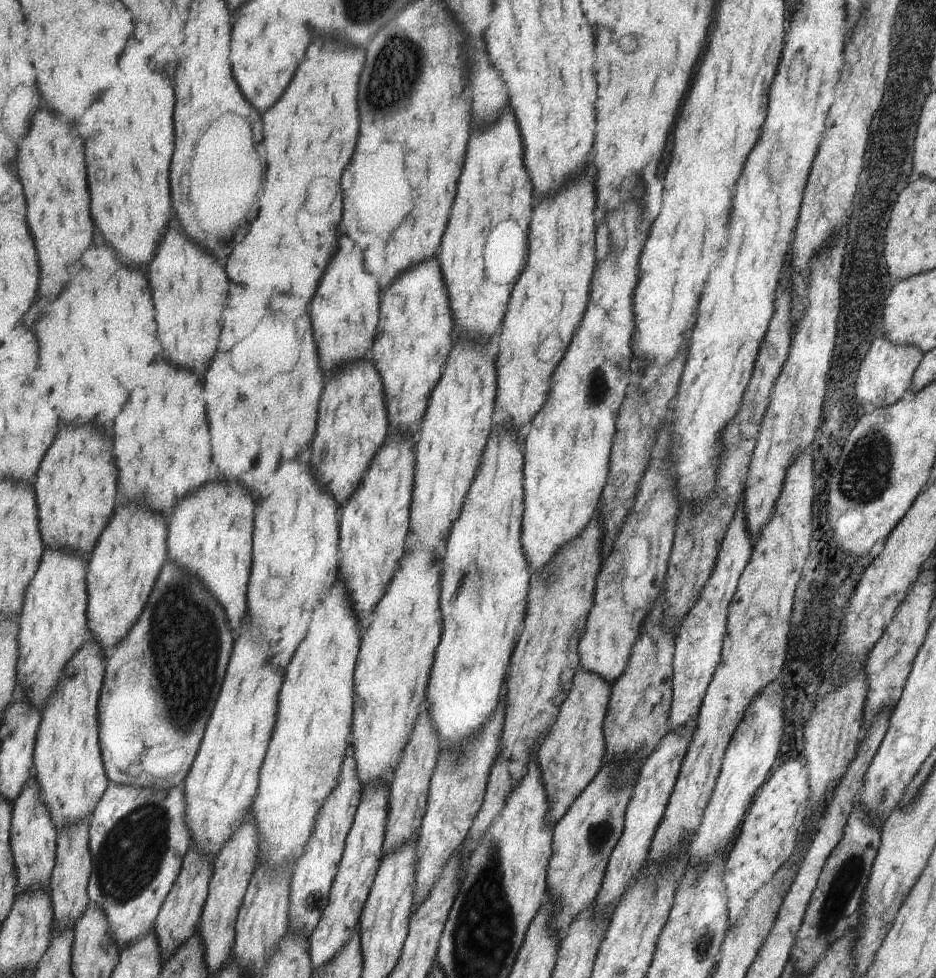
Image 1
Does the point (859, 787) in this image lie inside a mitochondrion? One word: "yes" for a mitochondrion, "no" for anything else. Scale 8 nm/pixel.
no

